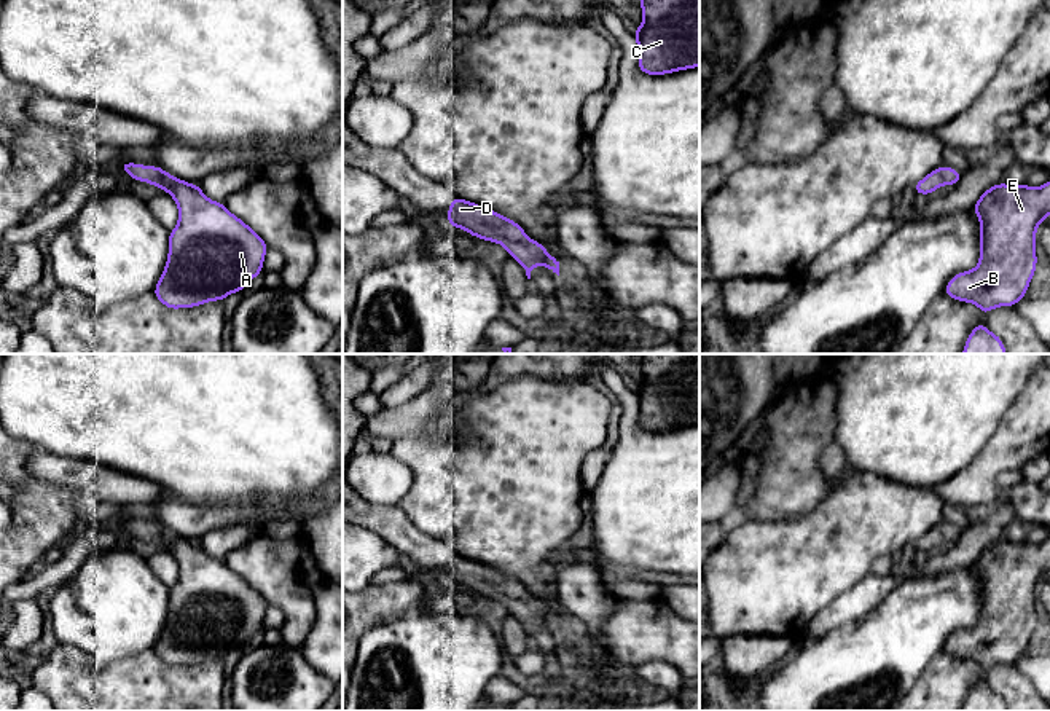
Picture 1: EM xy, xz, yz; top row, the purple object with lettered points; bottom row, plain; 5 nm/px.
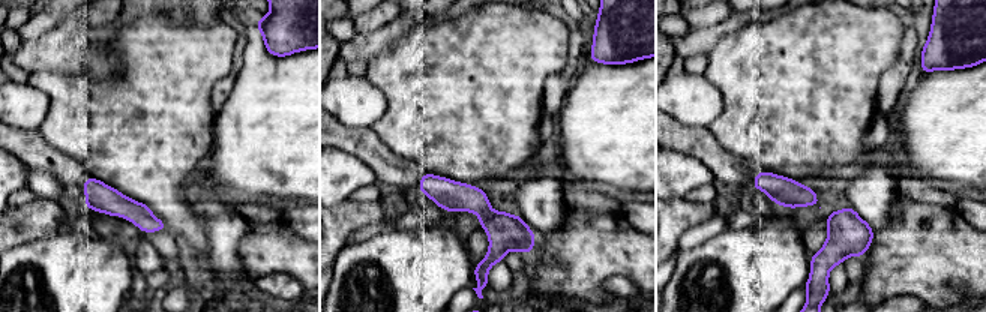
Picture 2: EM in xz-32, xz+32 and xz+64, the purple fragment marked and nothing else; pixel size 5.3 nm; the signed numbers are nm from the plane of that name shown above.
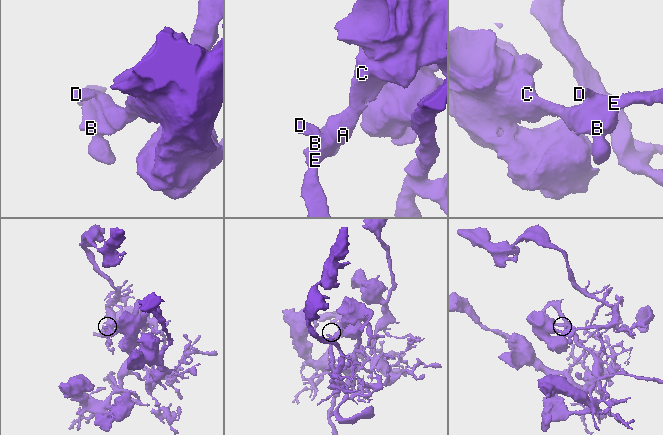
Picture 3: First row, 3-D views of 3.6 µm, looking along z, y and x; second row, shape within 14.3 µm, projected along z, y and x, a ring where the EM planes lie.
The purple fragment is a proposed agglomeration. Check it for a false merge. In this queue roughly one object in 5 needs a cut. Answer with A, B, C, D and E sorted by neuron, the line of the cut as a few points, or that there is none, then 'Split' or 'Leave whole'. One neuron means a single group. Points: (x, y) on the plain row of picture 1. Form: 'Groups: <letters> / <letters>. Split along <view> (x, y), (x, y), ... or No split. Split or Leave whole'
Groups: A B C D E. No split. Leave whole

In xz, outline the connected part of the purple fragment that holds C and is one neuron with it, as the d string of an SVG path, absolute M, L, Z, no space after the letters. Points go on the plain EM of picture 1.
M639 354L642 381L634 397L639 408L639 427L664 432L699 424L699 354Z

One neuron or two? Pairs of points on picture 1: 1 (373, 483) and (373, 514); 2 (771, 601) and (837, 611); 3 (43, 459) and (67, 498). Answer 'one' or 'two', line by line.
1: two
2: two
3: two

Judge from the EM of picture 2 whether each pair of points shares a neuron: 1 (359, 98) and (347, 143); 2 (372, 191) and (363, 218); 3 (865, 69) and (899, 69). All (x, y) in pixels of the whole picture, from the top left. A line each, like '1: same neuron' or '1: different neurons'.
1: different neurons
2: different neurons
3: different neurons

